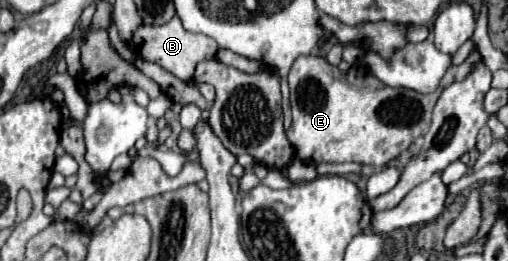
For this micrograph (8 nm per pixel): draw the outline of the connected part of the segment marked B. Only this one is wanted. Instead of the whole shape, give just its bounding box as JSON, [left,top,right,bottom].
[132,16,218,80]

